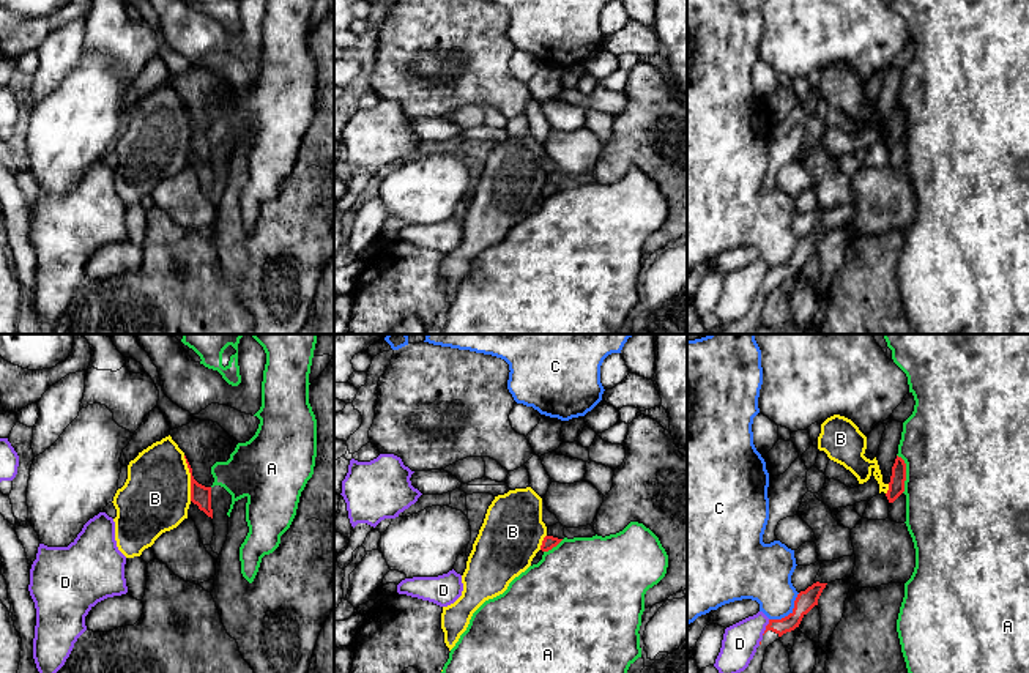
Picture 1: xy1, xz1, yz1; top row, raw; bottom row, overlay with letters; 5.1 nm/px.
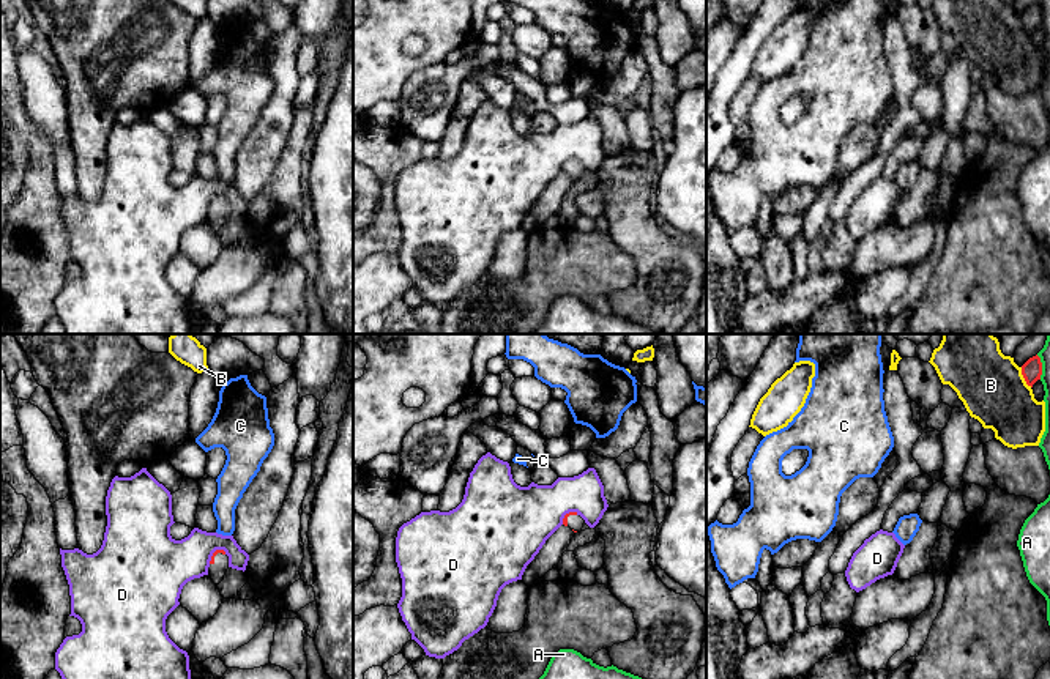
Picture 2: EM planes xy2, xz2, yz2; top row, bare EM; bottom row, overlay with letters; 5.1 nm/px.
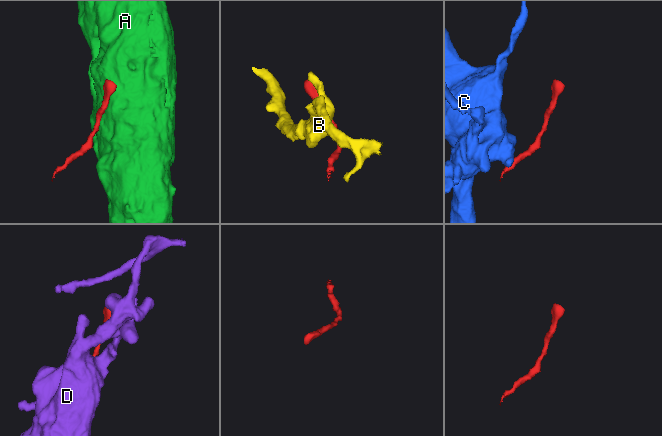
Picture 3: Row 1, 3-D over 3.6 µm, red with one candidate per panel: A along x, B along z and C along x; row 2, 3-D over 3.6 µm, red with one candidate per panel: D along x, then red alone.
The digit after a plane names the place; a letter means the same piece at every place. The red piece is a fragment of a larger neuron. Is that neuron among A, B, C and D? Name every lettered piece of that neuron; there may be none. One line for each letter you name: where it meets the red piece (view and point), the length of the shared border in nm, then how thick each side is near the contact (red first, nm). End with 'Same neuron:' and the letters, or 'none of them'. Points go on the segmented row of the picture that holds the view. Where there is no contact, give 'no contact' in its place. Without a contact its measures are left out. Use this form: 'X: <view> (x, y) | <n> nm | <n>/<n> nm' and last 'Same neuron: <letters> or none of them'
Same neuron: none of them

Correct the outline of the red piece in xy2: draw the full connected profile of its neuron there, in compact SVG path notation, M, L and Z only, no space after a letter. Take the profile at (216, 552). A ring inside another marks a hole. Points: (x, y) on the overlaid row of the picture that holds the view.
M216 550L211 556L208 575L214 584L219 584L224 580L224 575L229 569L229 556L224 550Z

